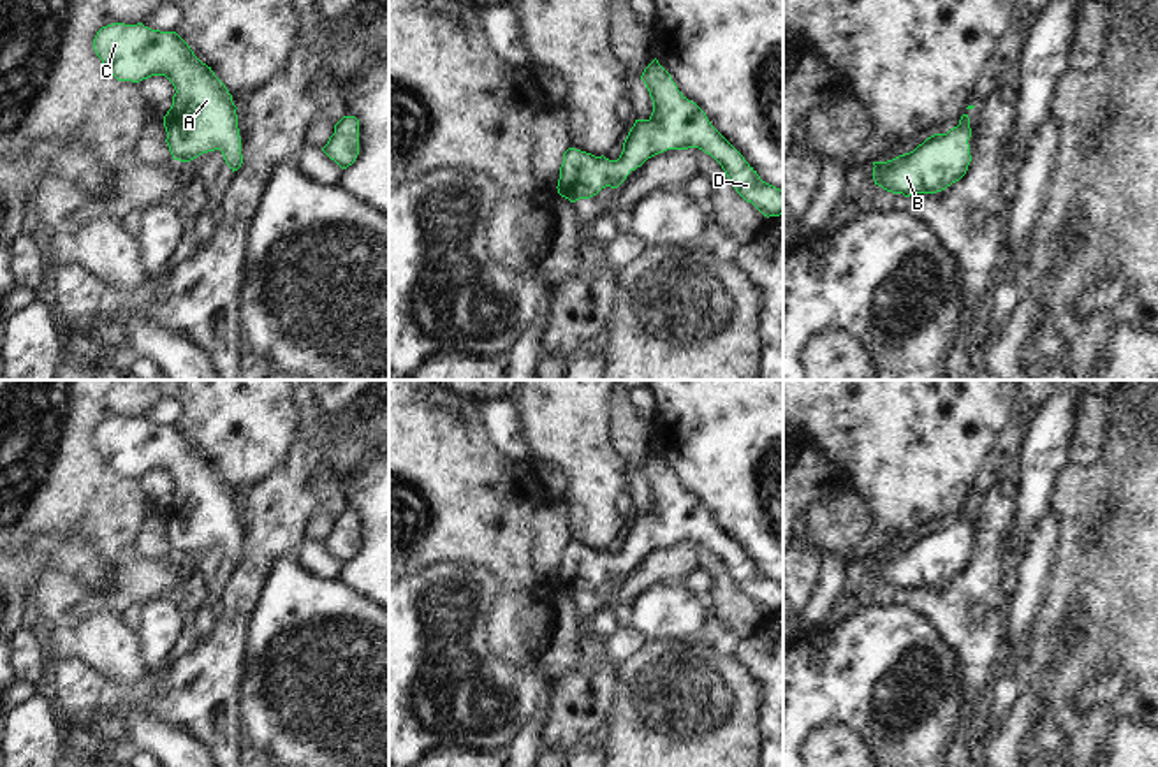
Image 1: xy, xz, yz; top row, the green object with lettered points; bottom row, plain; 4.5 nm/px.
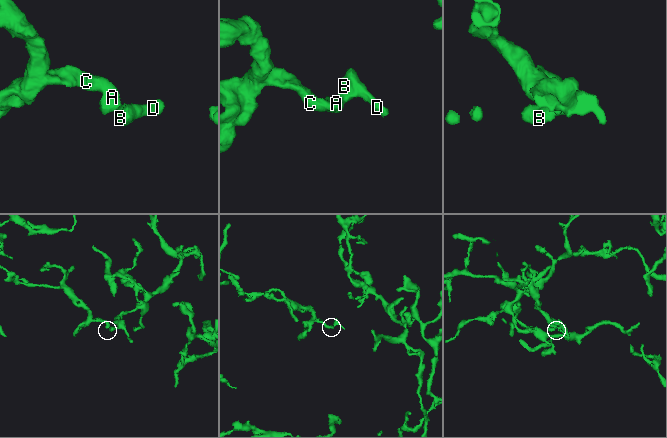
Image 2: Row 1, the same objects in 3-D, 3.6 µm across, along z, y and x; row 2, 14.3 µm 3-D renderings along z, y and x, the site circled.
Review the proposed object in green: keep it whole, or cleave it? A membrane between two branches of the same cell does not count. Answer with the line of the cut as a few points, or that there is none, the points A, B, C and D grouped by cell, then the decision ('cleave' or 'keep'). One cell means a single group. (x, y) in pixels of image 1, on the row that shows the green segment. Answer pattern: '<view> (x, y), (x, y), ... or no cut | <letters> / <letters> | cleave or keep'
no cut | A B C D | keep

